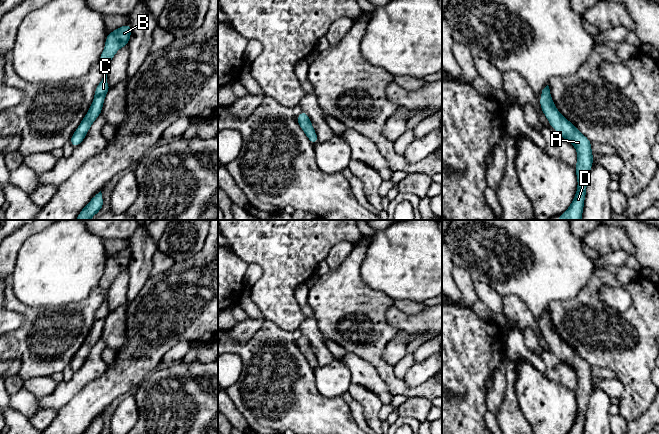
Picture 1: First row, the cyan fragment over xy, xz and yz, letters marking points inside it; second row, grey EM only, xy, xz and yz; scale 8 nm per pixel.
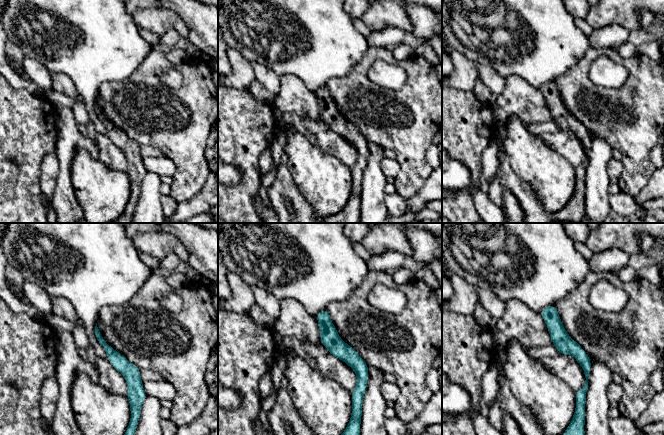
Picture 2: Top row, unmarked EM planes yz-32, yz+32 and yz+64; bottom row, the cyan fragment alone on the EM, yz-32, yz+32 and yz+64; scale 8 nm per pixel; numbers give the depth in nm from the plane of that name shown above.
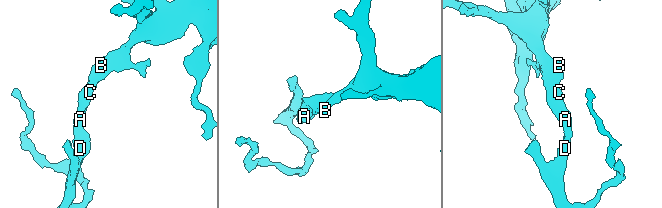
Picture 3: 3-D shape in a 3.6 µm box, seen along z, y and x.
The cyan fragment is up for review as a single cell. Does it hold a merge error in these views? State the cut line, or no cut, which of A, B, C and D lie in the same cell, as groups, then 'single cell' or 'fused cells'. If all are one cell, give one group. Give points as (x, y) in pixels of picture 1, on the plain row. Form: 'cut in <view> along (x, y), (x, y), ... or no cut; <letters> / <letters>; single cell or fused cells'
no cut; A B C D; single cell

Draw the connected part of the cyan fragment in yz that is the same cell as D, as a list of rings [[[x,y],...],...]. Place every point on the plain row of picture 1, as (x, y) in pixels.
[[[548,309],[541,316],[540,330],[547,344],[550,346],[551,352],[556,354],[562,362],[571,367],[577,374],[577,387],[575,390],[578,404],[577,415],[574,424],[567,434],[583,434],[587,404],[594,385],[591,365],[580,357],[577,351],[558,335],[552,325]]]

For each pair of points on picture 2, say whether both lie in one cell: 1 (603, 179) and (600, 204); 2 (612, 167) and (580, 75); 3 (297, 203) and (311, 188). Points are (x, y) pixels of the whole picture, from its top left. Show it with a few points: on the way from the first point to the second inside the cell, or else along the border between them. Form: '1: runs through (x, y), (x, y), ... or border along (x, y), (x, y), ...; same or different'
1: runs through (599, 185), (599, 198); same
2: border along (621, 160), (622, 174), (617, 179); different
3: border along (291, 175), (315, 212); different

